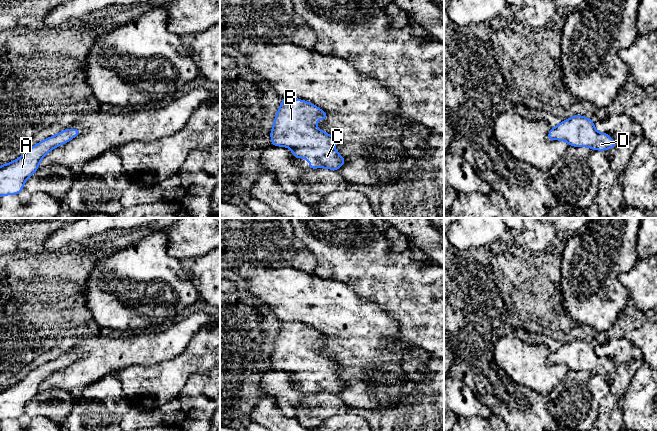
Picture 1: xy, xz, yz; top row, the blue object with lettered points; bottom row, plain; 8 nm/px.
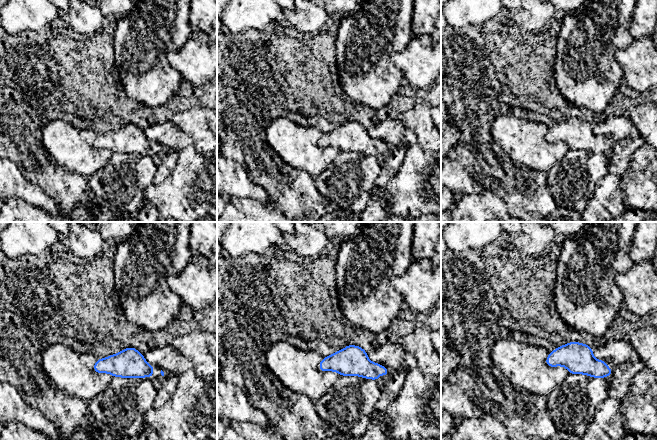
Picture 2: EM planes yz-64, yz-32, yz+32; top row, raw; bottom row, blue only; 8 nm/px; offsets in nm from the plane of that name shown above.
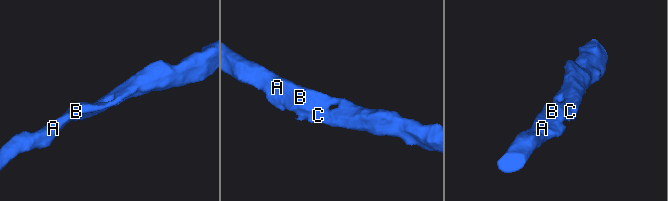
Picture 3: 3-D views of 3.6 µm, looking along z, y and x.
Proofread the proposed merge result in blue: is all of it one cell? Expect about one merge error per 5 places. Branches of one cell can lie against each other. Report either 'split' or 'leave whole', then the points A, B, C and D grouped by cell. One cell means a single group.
leave whole; groups A B C D

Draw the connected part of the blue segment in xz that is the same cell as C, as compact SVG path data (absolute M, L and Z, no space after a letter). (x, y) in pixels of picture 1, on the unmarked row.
M282 321L282 327L270 355L271 369L290 372L294 382L308 383L309 393L325 392L337 395L346 387L333 371L340 364L320 354L315 348L316 344L325 344L327 341L326 336L312 327L302 323Z

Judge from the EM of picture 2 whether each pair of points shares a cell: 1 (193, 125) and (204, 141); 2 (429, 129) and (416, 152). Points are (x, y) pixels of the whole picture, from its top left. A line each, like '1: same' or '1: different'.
1: same
2: different

